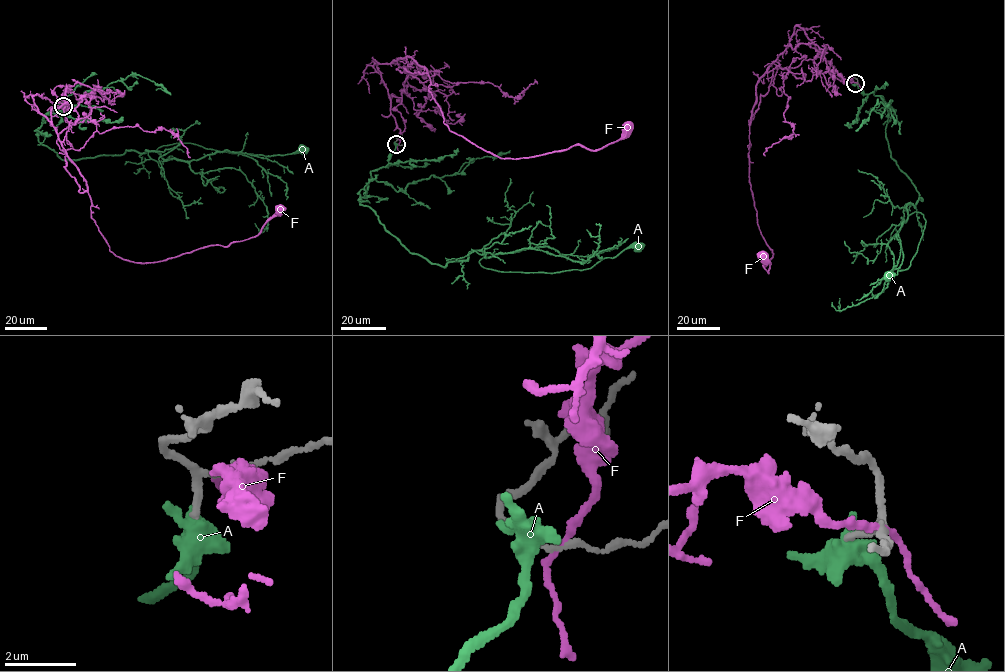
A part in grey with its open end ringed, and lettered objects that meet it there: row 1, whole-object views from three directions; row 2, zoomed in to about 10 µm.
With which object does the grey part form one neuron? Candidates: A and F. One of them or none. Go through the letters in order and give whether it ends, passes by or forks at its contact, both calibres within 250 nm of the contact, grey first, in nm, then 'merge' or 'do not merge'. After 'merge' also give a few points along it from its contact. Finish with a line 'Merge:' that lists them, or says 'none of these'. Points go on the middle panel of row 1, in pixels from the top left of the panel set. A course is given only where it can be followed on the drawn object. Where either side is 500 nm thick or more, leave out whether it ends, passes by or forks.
A: it forks | 190/440 nm | do not merge
F: it passes by | 120/170 nm | do not merge
Merge: none of these

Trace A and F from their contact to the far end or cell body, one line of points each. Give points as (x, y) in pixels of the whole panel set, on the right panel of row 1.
A: (855, 83), (889, 105), (891, 156), (922, 199), (907, 208), (925, 221), (914, 256), (907, 269), (888, 276)
F: (858, 83), (815, 57), (779, 67), (761, 96), (749, 181), (768, 273), (763, 257)

